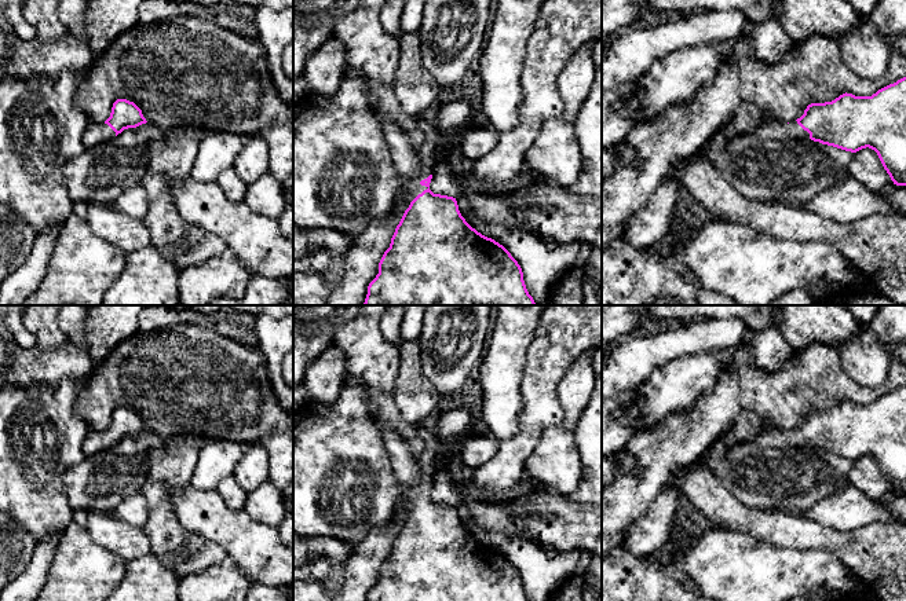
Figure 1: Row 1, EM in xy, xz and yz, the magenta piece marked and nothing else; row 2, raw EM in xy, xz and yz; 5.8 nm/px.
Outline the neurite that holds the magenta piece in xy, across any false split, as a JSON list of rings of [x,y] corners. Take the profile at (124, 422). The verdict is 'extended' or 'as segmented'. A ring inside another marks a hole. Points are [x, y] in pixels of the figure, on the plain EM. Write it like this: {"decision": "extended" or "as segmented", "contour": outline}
{"decision": "extended", "contour": [[[117,407],[113,411],[110,425],[105,430],[91,430],[87,435],[83,443],[84,457],[95,455],[117,444],[124,437],[136,436],[146,430],[142,418],[134,410]]]}

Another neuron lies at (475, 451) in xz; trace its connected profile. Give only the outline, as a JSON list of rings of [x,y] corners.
[[[474,436],[463,443],[460,455],[465,466],[476,469],[492,459],[496,455],[497,450],[497,439]]]

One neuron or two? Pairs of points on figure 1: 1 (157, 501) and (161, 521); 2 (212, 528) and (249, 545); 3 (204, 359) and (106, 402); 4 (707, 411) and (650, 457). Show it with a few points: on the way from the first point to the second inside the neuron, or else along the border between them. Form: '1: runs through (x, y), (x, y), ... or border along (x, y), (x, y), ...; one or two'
1: runs through (160, 506), (161, 516); one
2: runs through (222, 528), (234, 530), (240, 535); one
3: runs through (179, 374), (134, 374), (131, 377); one
4: runs through (693, 425), (664, 450); one

